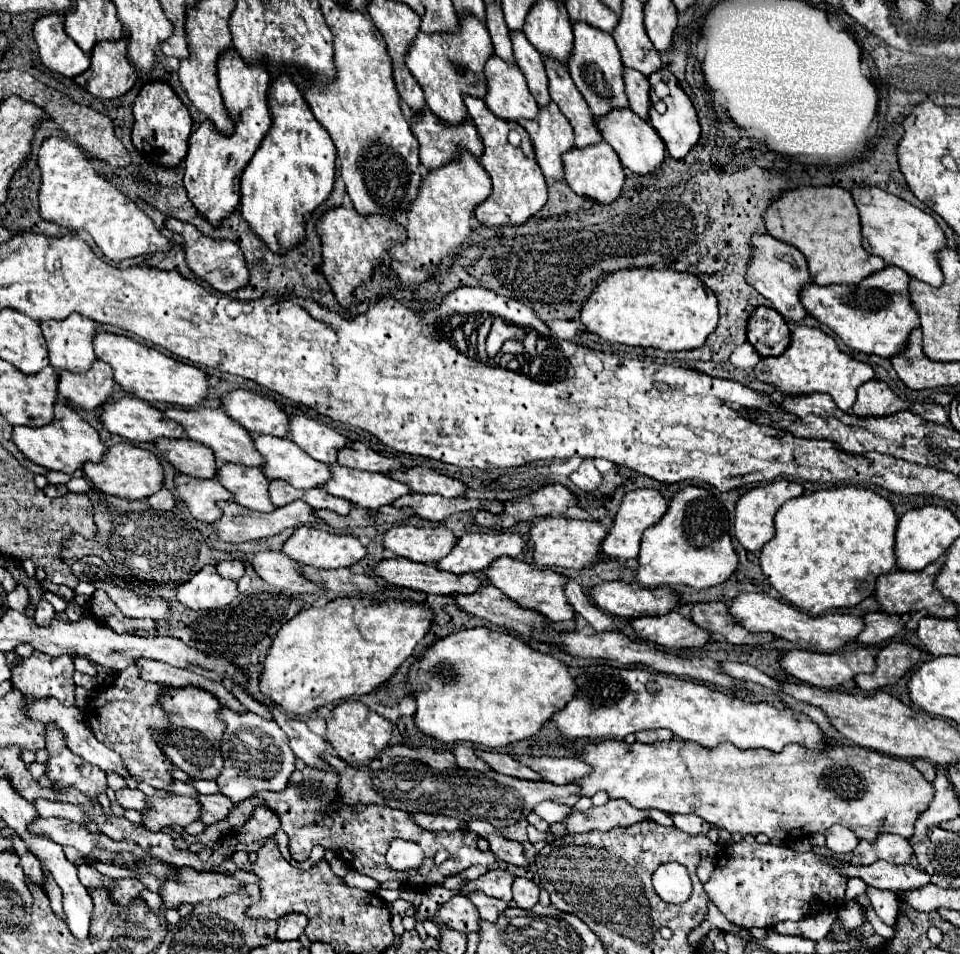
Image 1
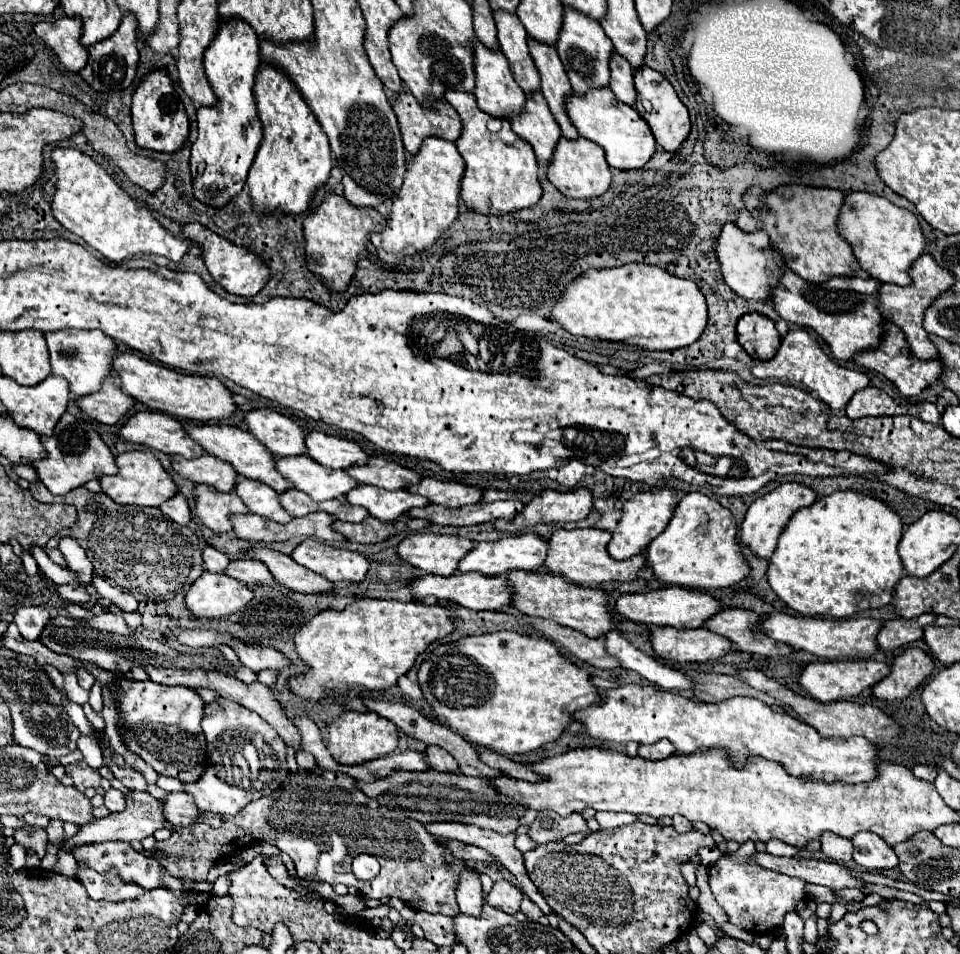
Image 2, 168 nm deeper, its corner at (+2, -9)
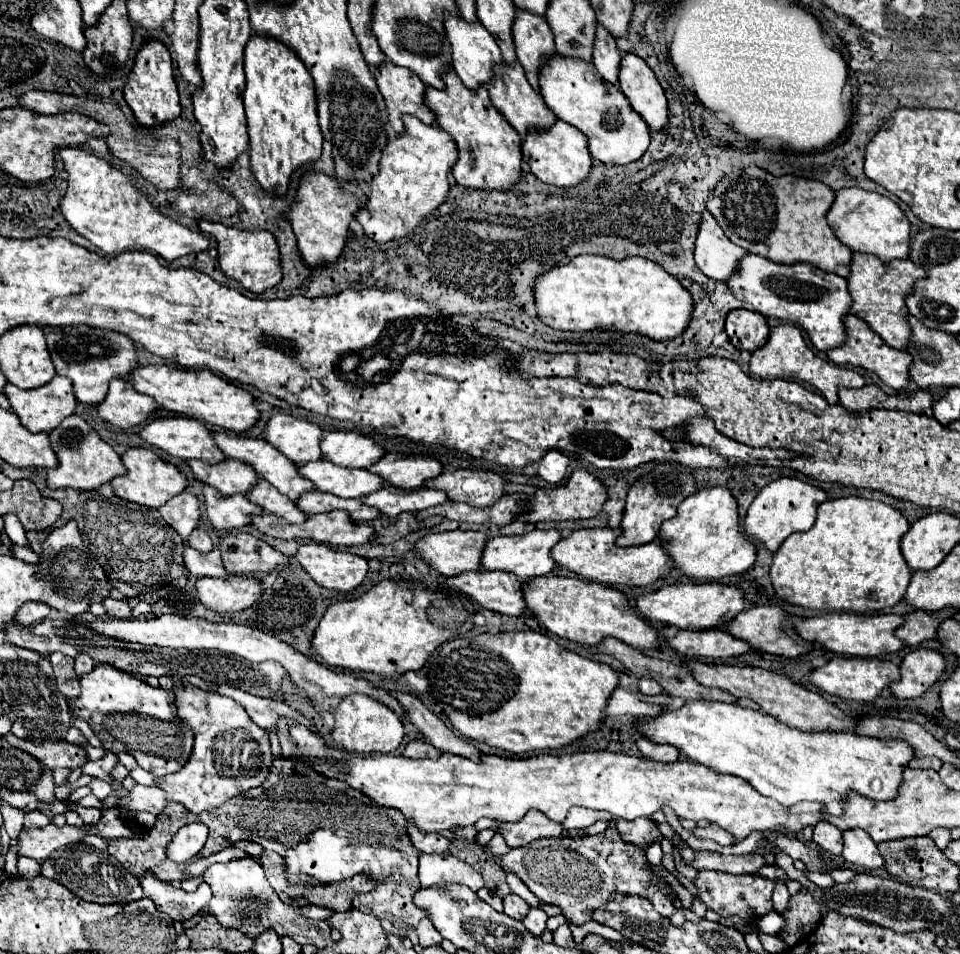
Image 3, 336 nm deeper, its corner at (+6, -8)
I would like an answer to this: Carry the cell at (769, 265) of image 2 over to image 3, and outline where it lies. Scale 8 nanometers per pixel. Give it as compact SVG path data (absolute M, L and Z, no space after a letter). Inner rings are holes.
M707 209L701 213L701 223L697 231L695 241L695 263L697 267L711 279L727 281L735 269L739 259L747 251L739 245L731 243L723 229L717 225L717 221L707 213Z

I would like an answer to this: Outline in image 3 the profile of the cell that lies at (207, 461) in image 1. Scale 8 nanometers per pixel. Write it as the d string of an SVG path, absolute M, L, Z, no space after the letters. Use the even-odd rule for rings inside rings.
M193 459L189 461L189 467L193 469L199 481L219 489L223 495L235 495L235 493L245 495L251 491L251 487L259 483L259 479L255 477L255 471L251 471L249 465L243 465L243 461L229 459L217 465L209 465Z

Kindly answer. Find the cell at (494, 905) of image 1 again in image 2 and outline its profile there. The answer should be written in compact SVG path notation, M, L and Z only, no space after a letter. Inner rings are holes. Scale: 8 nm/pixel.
M467 868L461 874L461 880L457 884L457 904L459 910L467 916L479 918L481 910L483 910L483 890L481 890L481 882L479 878Z

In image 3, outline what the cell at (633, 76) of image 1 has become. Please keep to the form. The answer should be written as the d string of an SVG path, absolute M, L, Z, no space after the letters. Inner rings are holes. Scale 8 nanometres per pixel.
M597 23L595 29L595 45L593 45L593 65L601 73L601 77L609 83L617 83L621 55L615 45L615 37Z

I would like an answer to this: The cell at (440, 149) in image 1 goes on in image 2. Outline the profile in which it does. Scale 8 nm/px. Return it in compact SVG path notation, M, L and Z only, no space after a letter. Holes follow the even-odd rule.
M403 92L397 94L393 110L399 120L405 150L413 156L419 152L425 138L435 136L449 142L457 142L457 138L461 136L461 118L457 110L443 100L433 102L433 108L427 110L413 98L413 94Z

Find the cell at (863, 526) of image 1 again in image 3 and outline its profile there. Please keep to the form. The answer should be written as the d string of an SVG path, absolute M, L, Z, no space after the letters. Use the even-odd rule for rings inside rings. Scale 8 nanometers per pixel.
M841 497L829 499L819 505L819 515L809 531L793 533L785 539L779 551L773 555L771 581L775 593L799 607L815 611L847 611L847 613L869 613L897 605L911 581L913 571L905 563L899 541L909 531L907 519L893 507L863 499L863 497Z

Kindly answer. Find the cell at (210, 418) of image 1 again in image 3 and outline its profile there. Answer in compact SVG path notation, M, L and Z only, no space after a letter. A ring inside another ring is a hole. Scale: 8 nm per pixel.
M215 433L215 443L219 445L219 449L231 457L231 459L239 459L249 463L259 479L269 481L273 487L277 487L283 495L287 495L291 501L297 501L303 493L313 491L315 487L311 485L311 481L305 481L305 477L299 477L299 467L293 465L287 457L283 457L269 441L265 439L249 439L249 437L241 437L241 435L225 435L225 433Z

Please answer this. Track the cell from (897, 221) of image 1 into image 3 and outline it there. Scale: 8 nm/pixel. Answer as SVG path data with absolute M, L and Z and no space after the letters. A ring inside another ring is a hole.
M847 187L837 191L837 197L827 213L827 223L837 239L845 243L851 251L871 253L883 263L889 263L893 259L905 259L909 255L911 225L907 217L897 207L897 203L875 191L865 191L859 187Z

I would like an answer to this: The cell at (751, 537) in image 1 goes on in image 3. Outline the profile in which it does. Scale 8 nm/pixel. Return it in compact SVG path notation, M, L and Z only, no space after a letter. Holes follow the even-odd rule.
M789 477L775 479L769 485L765 485L753 499L745 517L745 533L761 541L769 551L777 551L791 533L809 531L813 527L817 519L817 507L827 499L827 493L811 483L803 483L799 479Z

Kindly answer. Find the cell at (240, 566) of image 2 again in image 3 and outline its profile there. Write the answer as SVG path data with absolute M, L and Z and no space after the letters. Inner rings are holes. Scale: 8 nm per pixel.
M185 541L183 563L197 577L227 577L229 575L225 573L221 553L215 547L211 549L211 553L199 553L197 549L191 549L191 545Z

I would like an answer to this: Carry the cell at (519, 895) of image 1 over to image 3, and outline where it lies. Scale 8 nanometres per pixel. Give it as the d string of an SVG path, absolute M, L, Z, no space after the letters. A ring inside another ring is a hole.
M531 909L527 913L527 917L523 919L523 925L527 927L529 933L533 933L535 937L541 937L543 931L547 929L547 915L541 909Z

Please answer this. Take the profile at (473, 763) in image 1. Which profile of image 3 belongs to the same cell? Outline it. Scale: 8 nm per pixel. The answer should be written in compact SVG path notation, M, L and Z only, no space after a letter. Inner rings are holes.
M417 739L417 741L409 741L405 751L403 751L403 757L409 757L409 759L437 759L441 753L427 741L423 739Z

